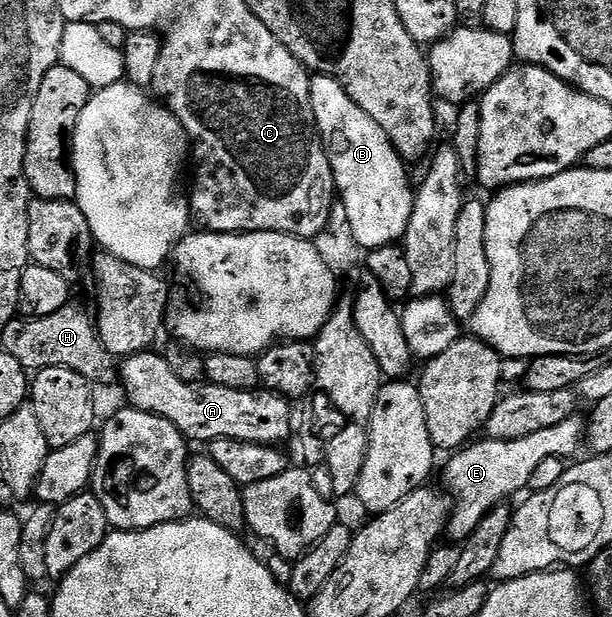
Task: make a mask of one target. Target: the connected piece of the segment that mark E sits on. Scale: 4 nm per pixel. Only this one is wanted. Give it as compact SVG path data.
M578 415L565 419L555 427L547 427L547 431L535 431L535 435L527 435L527 439L479 439L456 450L445 465L444 488L455 502L449 518L448 536L457 543L468 541L488 513L506 504L510 500L508 497L521 492L524 494L529 489L529 480L535 474L535 469L548 457L576 458L577 448L582 448L585 439L586 424L586 418Z

